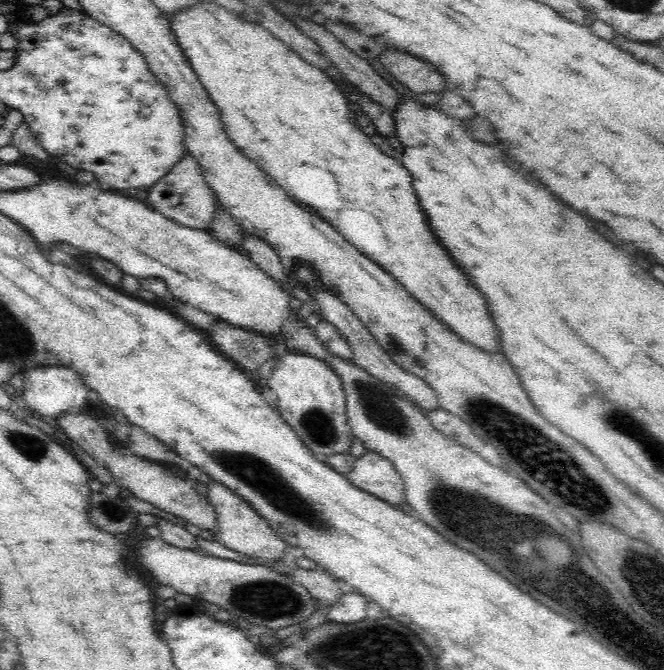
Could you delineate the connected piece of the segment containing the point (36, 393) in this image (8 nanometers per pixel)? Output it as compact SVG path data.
M62 365L39 366L24 371L23 389L20 391L26 406L38 412L40 416L59 417L60 413L84 407L89 387L84 384L83 375L74 368Z

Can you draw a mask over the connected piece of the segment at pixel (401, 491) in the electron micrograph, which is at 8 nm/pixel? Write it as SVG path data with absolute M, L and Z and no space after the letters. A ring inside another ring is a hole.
M366 450L345 477L360 490L398 507L405 500L405 484L394 465L377 452Z

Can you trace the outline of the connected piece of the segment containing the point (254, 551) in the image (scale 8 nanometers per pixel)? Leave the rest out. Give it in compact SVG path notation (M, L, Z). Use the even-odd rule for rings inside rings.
M212 480L209 484L207 499L216 509L218 524L214 530L213 537L224 546L236 550L242 554L247 554L253 558L262 558L272 562L284 556L284 549L288 546L285 540L276 534L270 523L254 507L250 506L238 493L231 491L221 482Z

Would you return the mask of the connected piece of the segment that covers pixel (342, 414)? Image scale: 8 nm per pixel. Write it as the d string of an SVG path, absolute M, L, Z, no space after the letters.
M288 350L285 356L276 360L272 373L268 381L265 382L270 390L276 392L278 396L276 409L282 415L282 418L295 429L304 445L313 452L318 460L325 462L328 456L332 456L332 454L349 452L354 436L347 421L345 392L337 374L328 364L313 356Z

